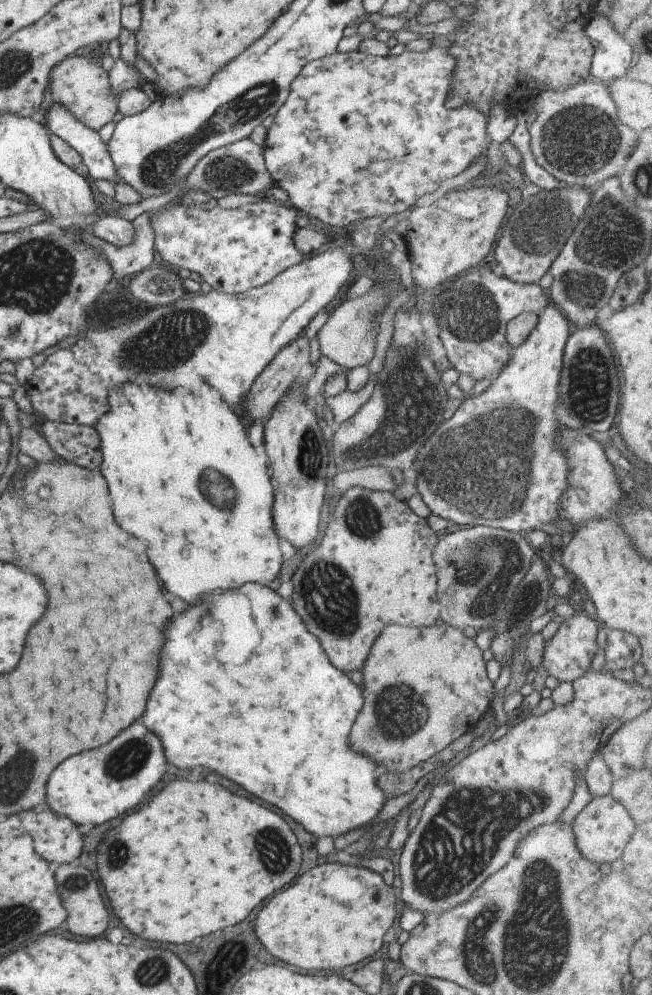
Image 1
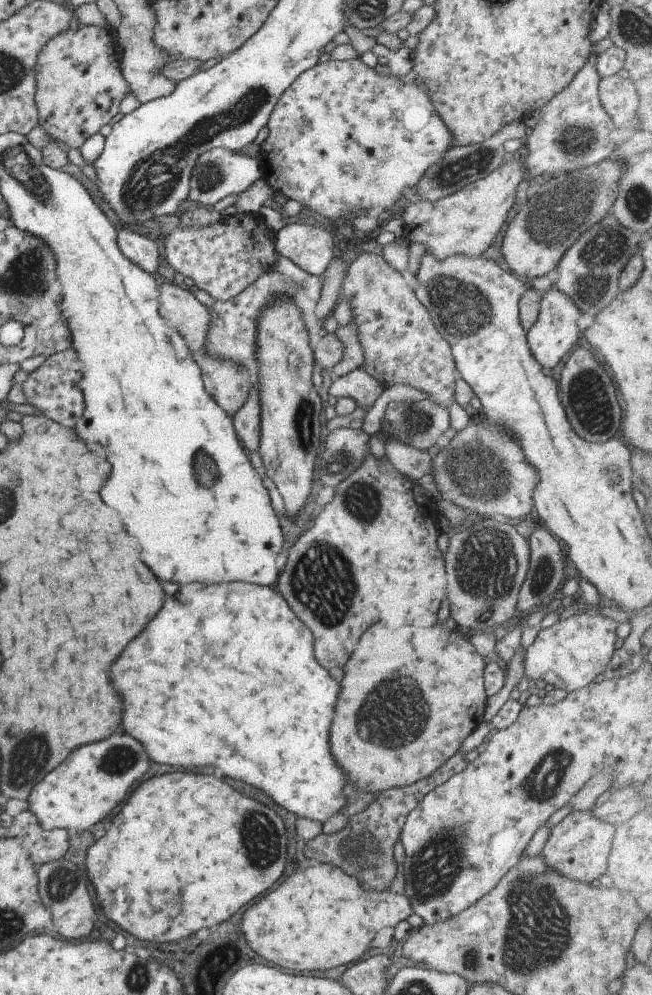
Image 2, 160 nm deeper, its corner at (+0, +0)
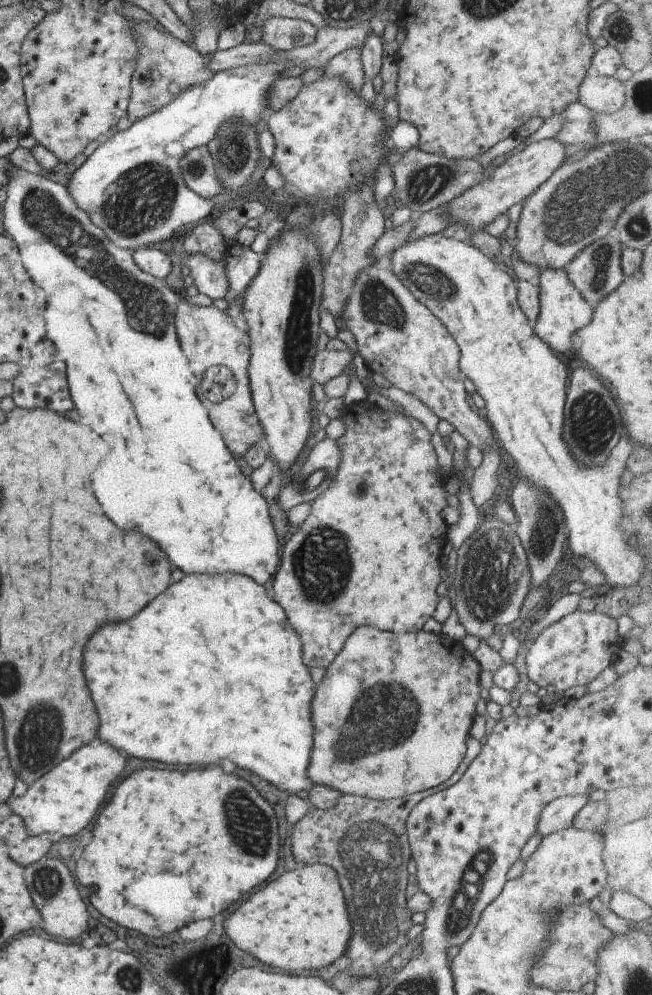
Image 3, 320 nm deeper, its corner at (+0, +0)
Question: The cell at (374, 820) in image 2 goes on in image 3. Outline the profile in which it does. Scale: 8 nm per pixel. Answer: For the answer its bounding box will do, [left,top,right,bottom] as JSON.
[289,735,479,979]

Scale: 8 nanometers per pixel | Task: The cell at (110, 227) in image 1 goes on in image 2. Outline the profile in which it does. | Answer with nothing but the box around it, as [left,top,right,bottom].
[117,227,160,275]

